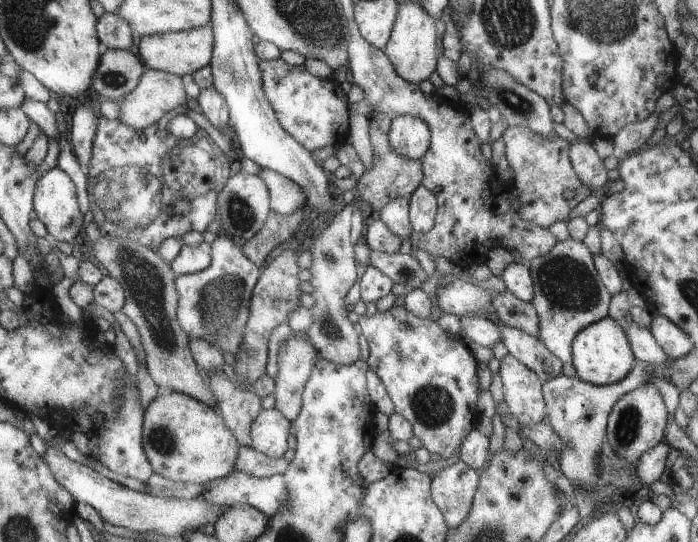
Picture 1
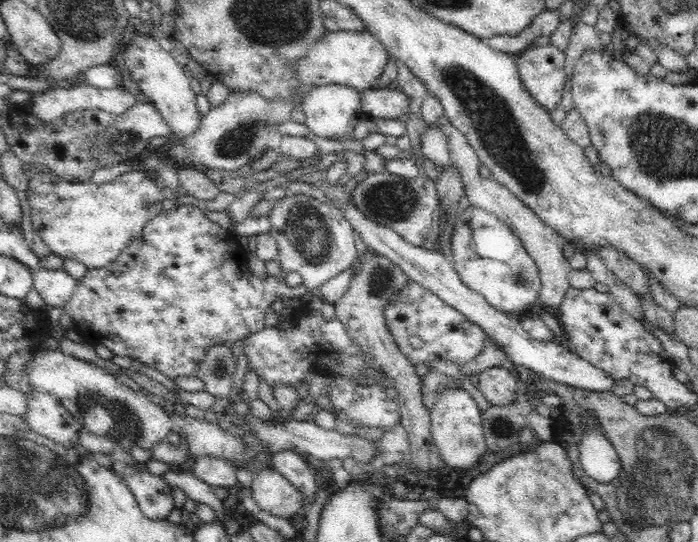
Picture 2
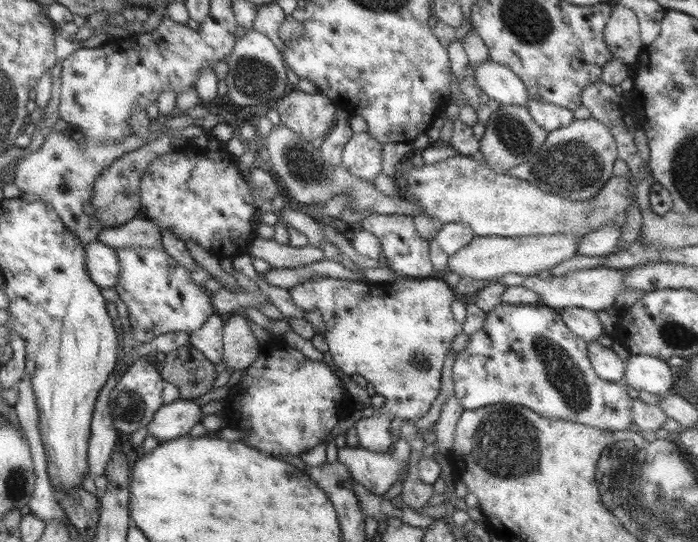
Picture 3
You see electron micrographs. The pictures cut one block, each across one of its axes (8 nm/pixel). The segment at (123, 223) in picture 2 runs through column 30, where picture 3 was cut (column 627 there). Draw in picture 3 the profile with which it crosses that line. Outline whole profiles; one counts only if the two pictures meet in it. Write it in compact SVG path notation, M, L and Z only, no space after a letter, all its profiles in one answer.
M453 155L439 162L423 162L420 169L415 169L405 160L405 165L395 175L405 179L404 195L411 197L421 208L422 213L444 223L460 222L469 226L480 237L520 237L551 236L552 234L574 234L582 238L584 234L599 228L606 222L616 222L621 230L627 220L627 206L636 197L636 180L629 181L628 172L620 176L610 176L608 181L597 191L597 194L586 201L570 201L553 193L545 192L530 182L509 176L507 173L492 171L485 164L475 162L472 157Z

